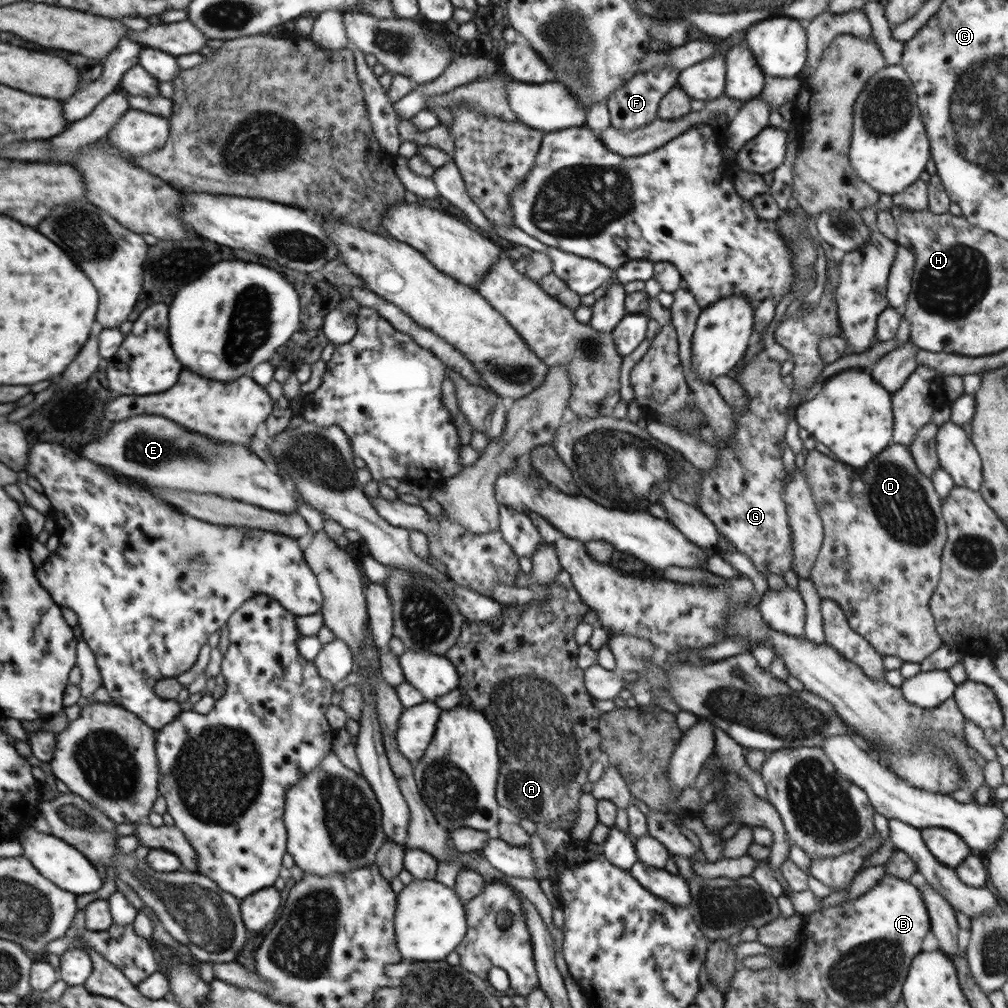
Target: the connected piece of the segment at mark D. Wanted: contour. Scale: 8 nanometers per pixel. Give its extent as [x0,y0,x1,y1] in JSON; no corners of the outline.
[804,443,946,662]

